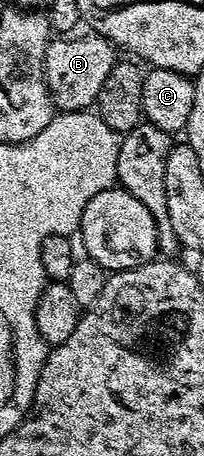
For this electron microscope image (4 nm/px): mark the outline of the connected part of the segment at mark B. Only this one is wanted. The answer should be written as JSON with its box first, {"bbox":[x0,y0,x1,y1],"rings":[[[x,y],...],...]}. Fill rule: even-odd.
{"bbox":[46,33,118,111],"rings":[[[95,33],[79,35],[53,38],[46,49],[46,85],[52,94],[53,104],[60,111],[83,111],[91,108],[100,96],[106,77],[110,77],[110,69],[114,69],[118,62],[118,48],[106,37]],[[76,37],[77,39],[72,39]]]}

